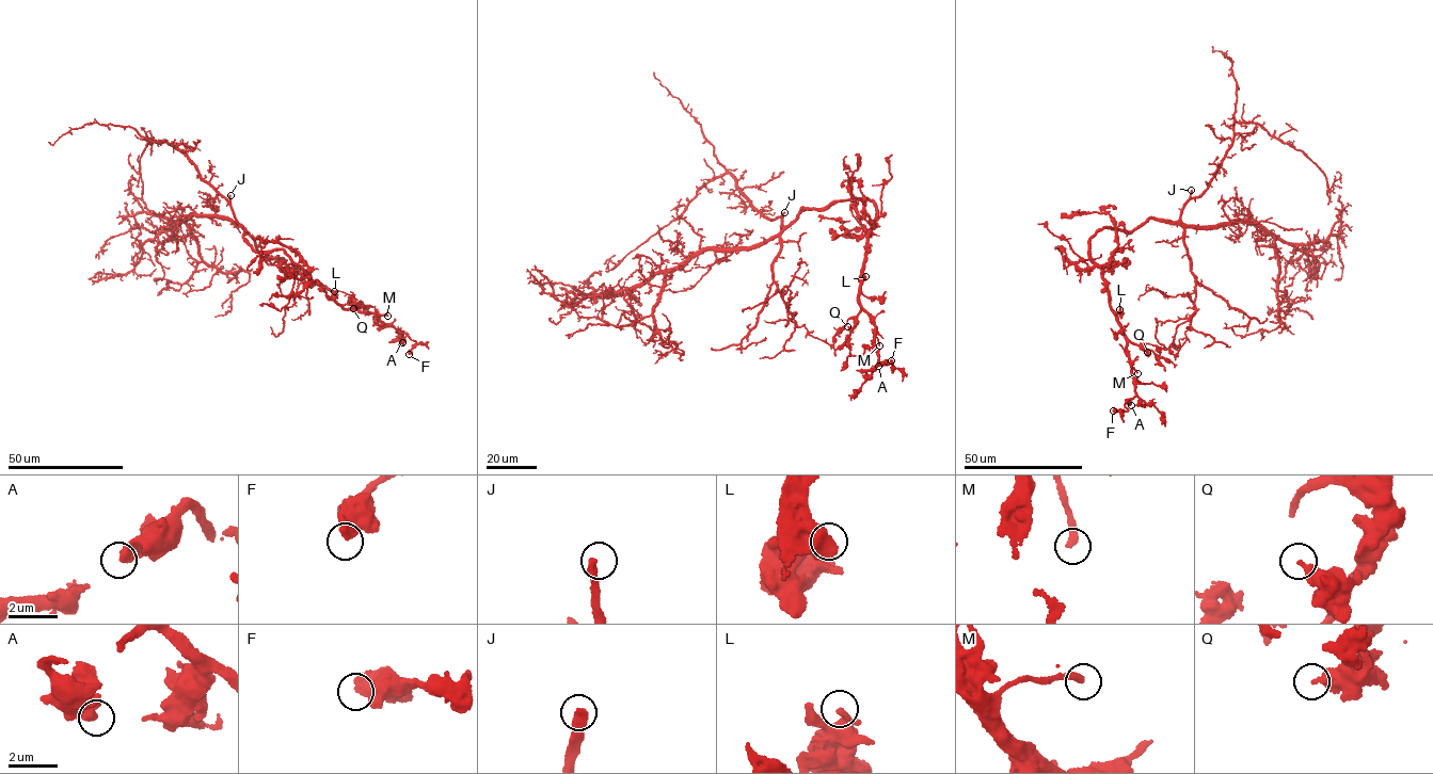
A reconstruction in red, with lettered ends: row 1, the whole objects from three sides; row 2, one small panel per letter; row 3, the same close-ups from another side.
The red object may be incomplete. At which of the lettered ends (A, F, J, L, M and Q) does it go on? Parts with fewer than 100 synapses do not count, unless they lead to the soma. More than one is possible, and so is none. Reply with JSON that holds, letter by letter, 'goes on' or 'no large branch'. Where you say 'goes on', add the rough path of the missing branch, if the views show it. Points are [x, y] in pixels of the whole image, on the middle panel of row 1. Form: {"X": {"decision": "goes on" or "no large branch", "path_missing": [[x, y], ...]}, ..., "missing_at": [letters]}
{"A": {"decision": "no large branch"}, "F": {"decision": "no large branch"}, "J": {"decision": "goes on", "path_missing": [[784, 212], [791, 205], [824, 188], [825, 181], [839, 172], [866, 170], [898, 160]]}, "L": {"decision": "no large branch"}, "M": {"decision": "no large branch"}, "Q": {"decision": "no large branch"}, "missing_at": ["J"]}

